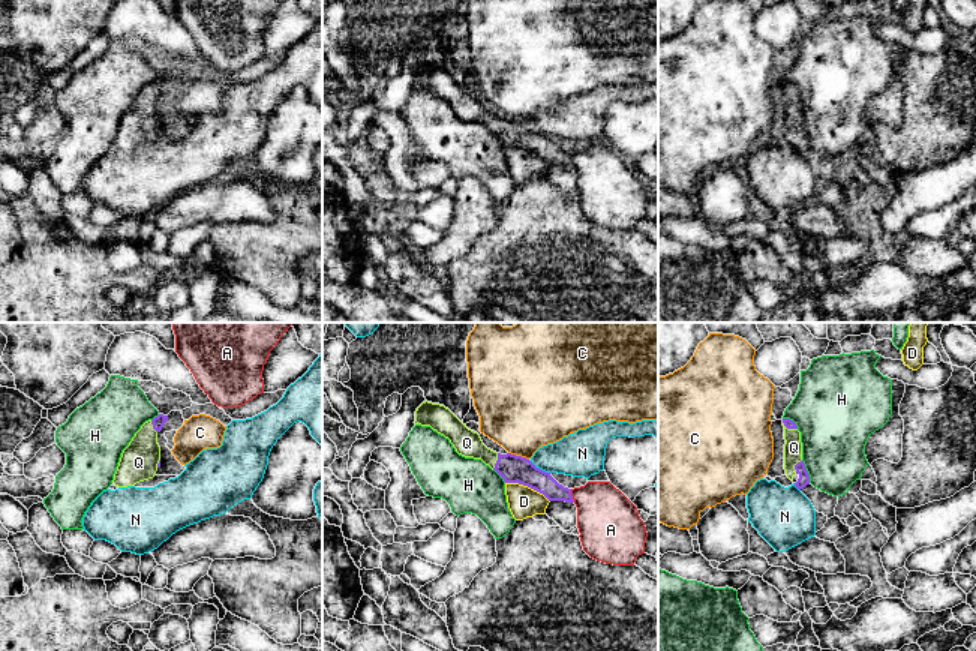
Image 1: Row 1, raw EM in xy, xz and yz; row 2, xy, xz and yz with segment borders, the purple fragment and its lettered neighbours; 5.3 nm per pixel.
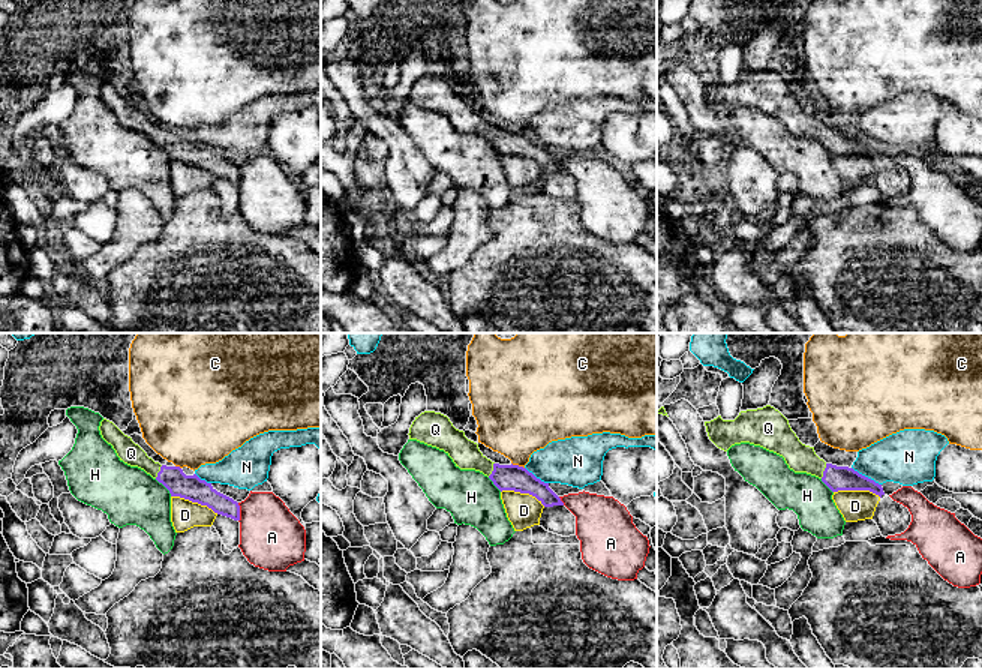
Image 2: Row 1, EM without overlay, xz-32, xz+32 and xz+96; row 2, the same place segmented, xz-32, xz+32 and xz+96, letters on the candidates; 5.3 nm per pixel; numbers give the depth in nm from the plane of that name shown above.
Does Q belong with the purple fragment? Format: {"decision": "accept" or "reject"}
{"decision": "accept"}

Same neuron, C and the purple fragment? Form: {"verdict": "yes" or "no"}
{"verdict": "no"}

